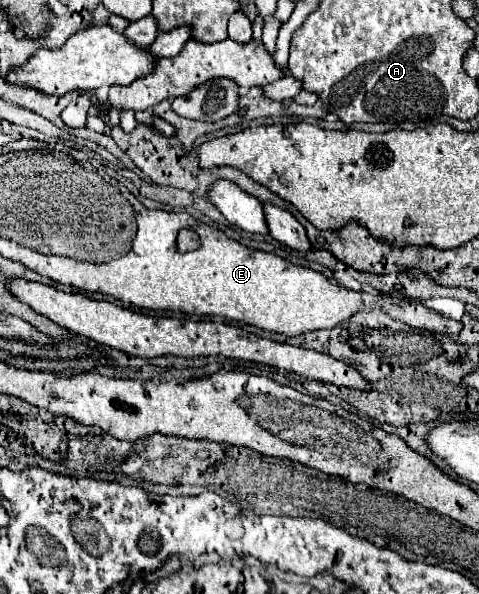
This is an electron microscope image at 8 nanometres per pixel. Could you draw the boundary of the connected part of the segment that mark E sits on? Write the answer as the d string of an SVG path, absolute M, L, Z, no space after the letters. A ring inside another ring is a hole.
M138 202L138 212L134 218L136 232L132 232L132 244L128 246L128 252L124 256L118 256L116 260L76 260L76 256L44 256L44 252L32 252L32 260L16 260L24 264L26 268L52 278L54 282L84 290L84 292L98 292L106 296L114 296L126 304L134 304L138 308L148 310L178 310L186 314L198 314L198 316L222 316L236 322L246 322L252 326L258 326L268 332L280 332L286 336L298 336L310 330L320 328L334 328L342 320L348 320L354 312L370 306L370 308L382 308L388 316L392 316L398 322L404 322L412 328L428 330L434 334L444 336L458 336L462 330L462 322L450 320L440 316L434 310L428 310L420 302L412 302L408 298L390 294L390 296L370 296L358 290L348 290L338 284L332 284L324 274L314 272L304 266L296 266L288 260L282 260L276 254L260 252L246 248L238 244L236 240L230 240L224 232L210 228L208 224L202 224L200 220L192 218L187 213L164 212L164 210L148 210ZM180 228L192 228L200 236L200 248L180 254L176 250L176 234Z

